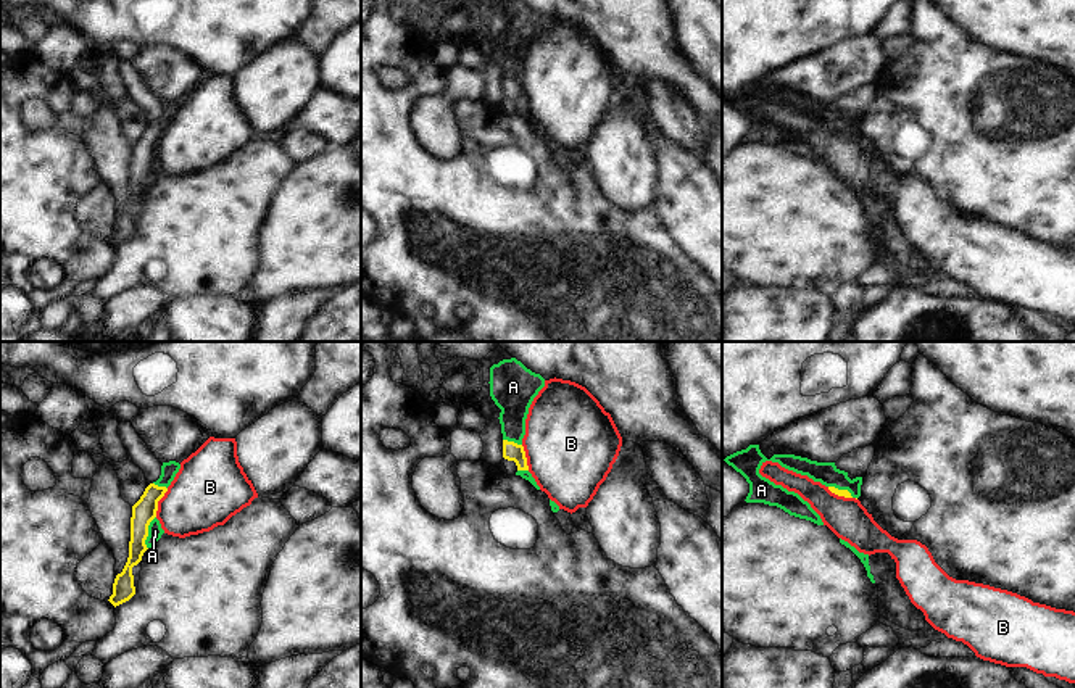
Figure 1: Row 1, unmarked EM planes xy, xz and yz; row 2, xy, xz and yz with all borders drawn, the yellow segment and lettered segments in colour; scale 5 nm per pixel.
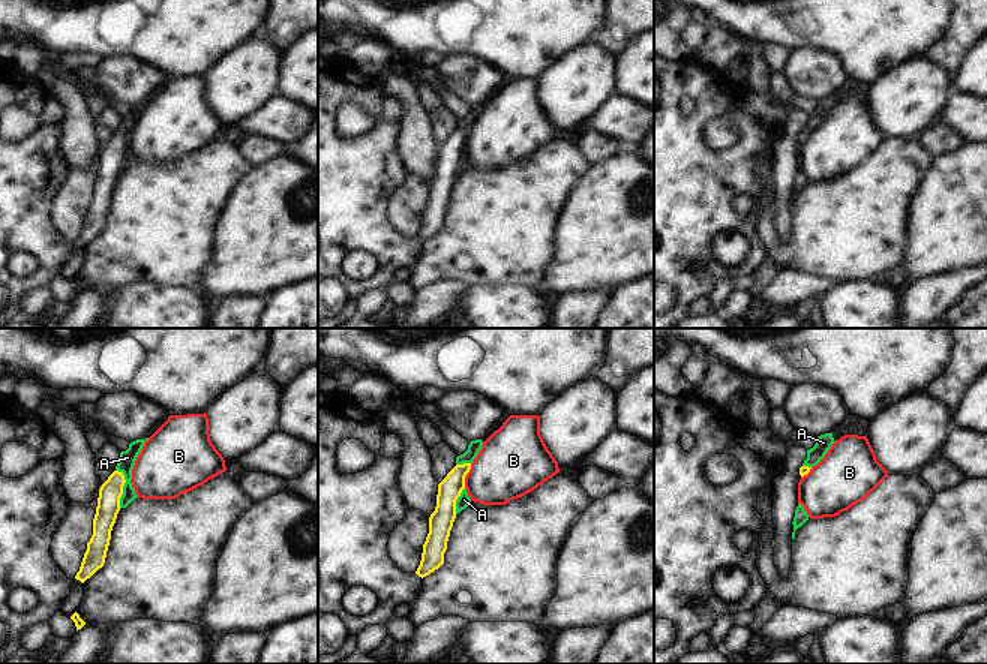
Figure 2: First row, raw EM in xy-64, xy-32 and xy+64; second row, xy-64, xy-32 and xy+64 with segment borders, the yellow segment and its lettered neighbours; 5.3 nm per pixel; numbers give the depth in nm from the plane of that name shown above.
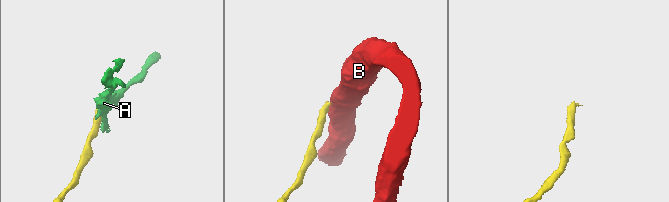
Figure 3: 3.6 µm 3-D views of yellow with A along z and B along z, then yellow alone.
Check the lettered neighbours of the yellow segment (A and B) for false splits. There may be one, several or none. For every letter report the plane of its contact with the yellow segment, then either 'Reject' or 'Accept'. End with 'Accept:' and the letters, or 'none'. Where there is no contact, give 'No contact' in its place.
A: Touches yellow in xy. Accept
B: Touches yellow in xy. Reject
Accept: A

